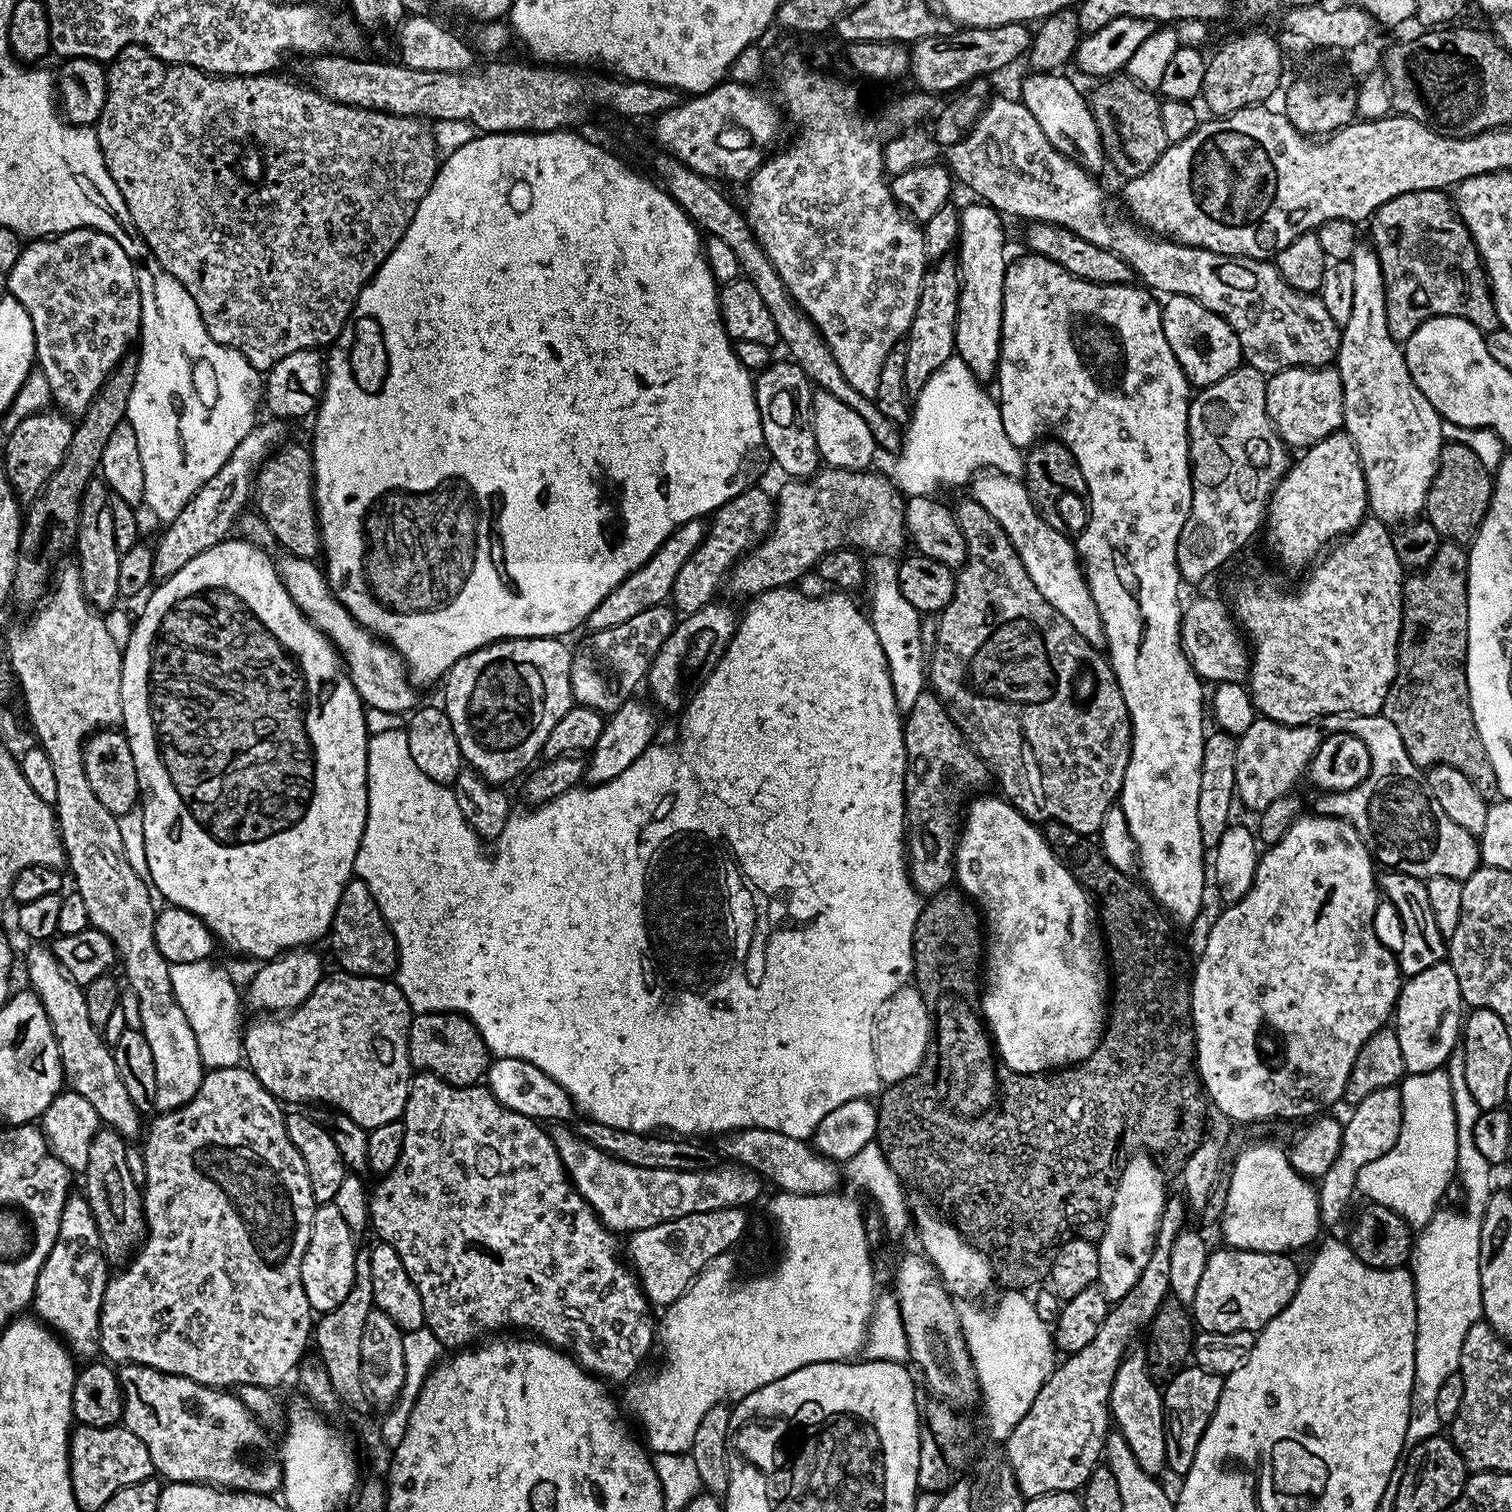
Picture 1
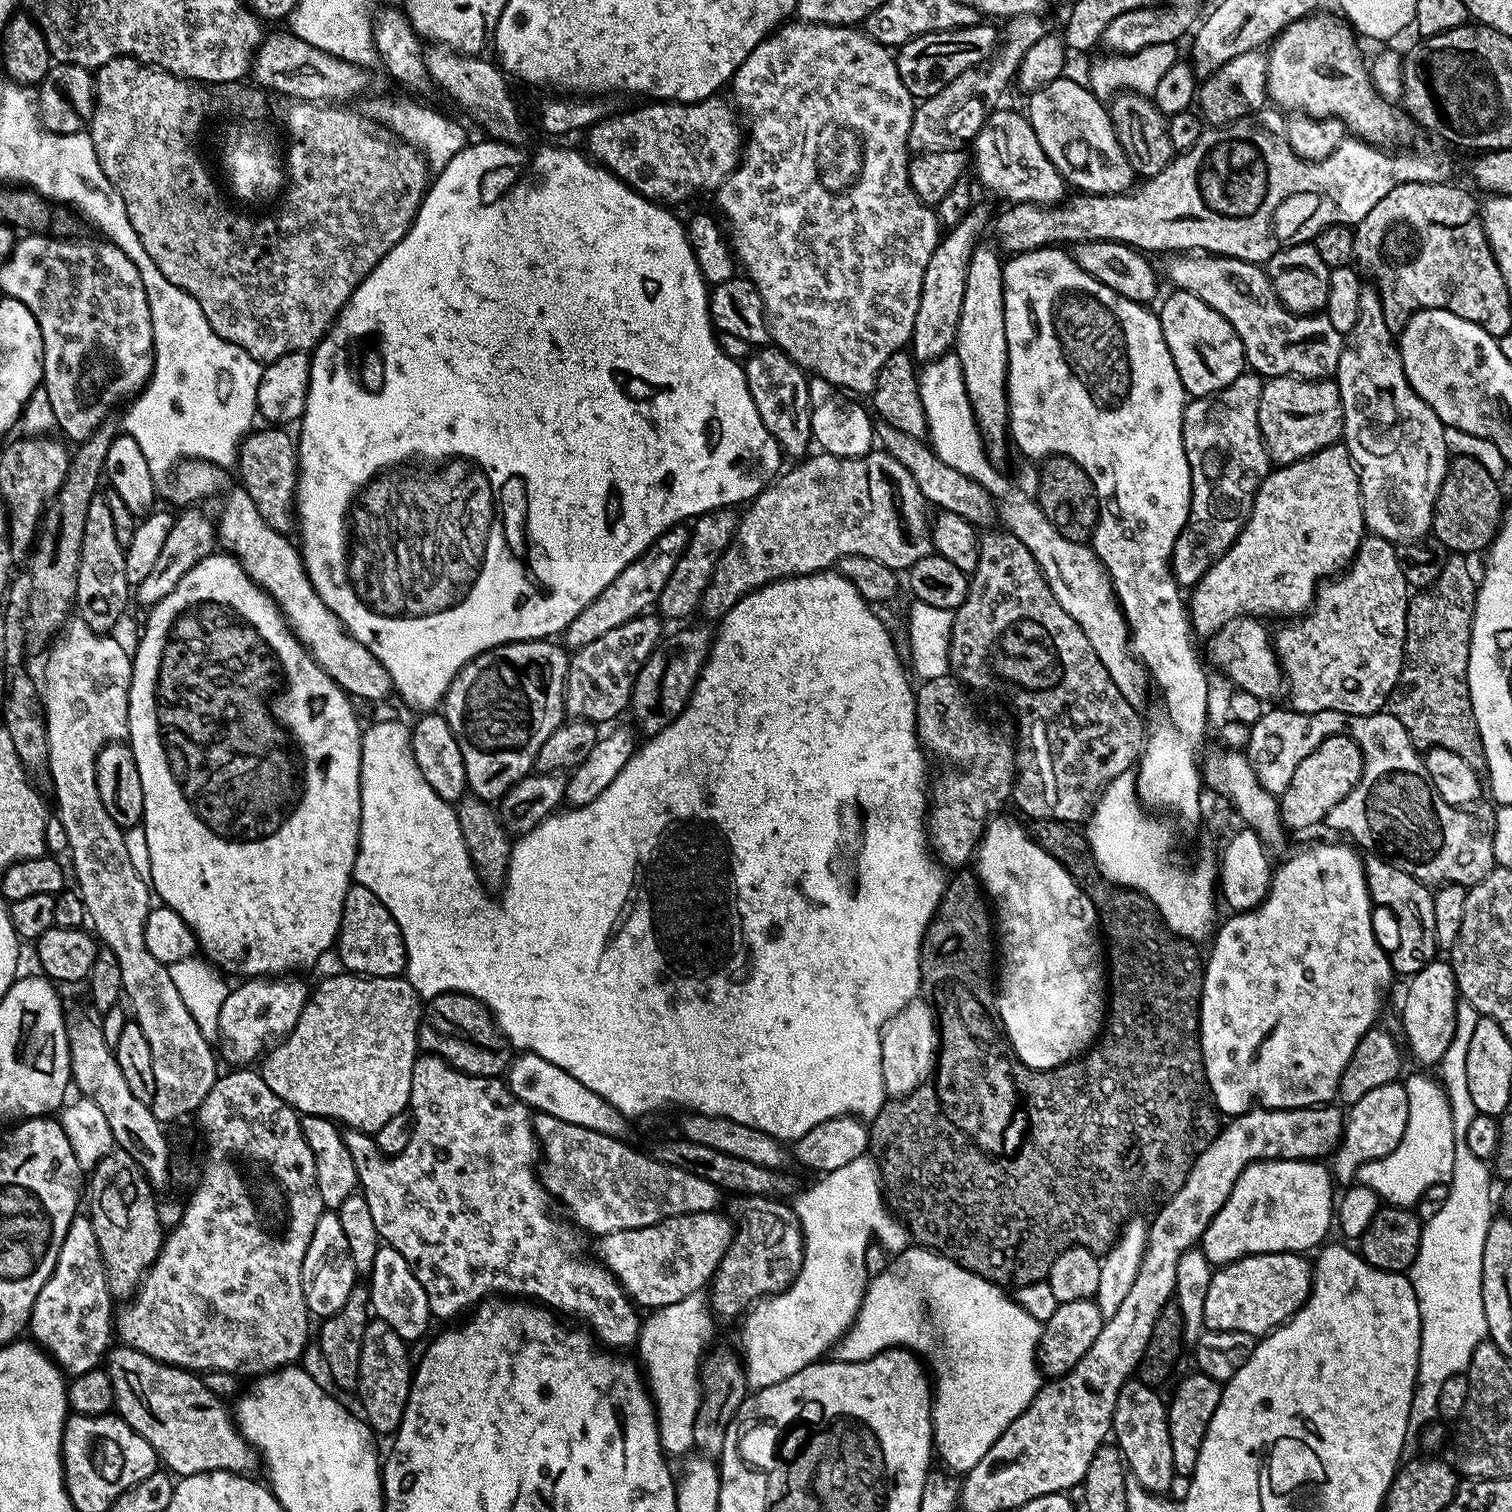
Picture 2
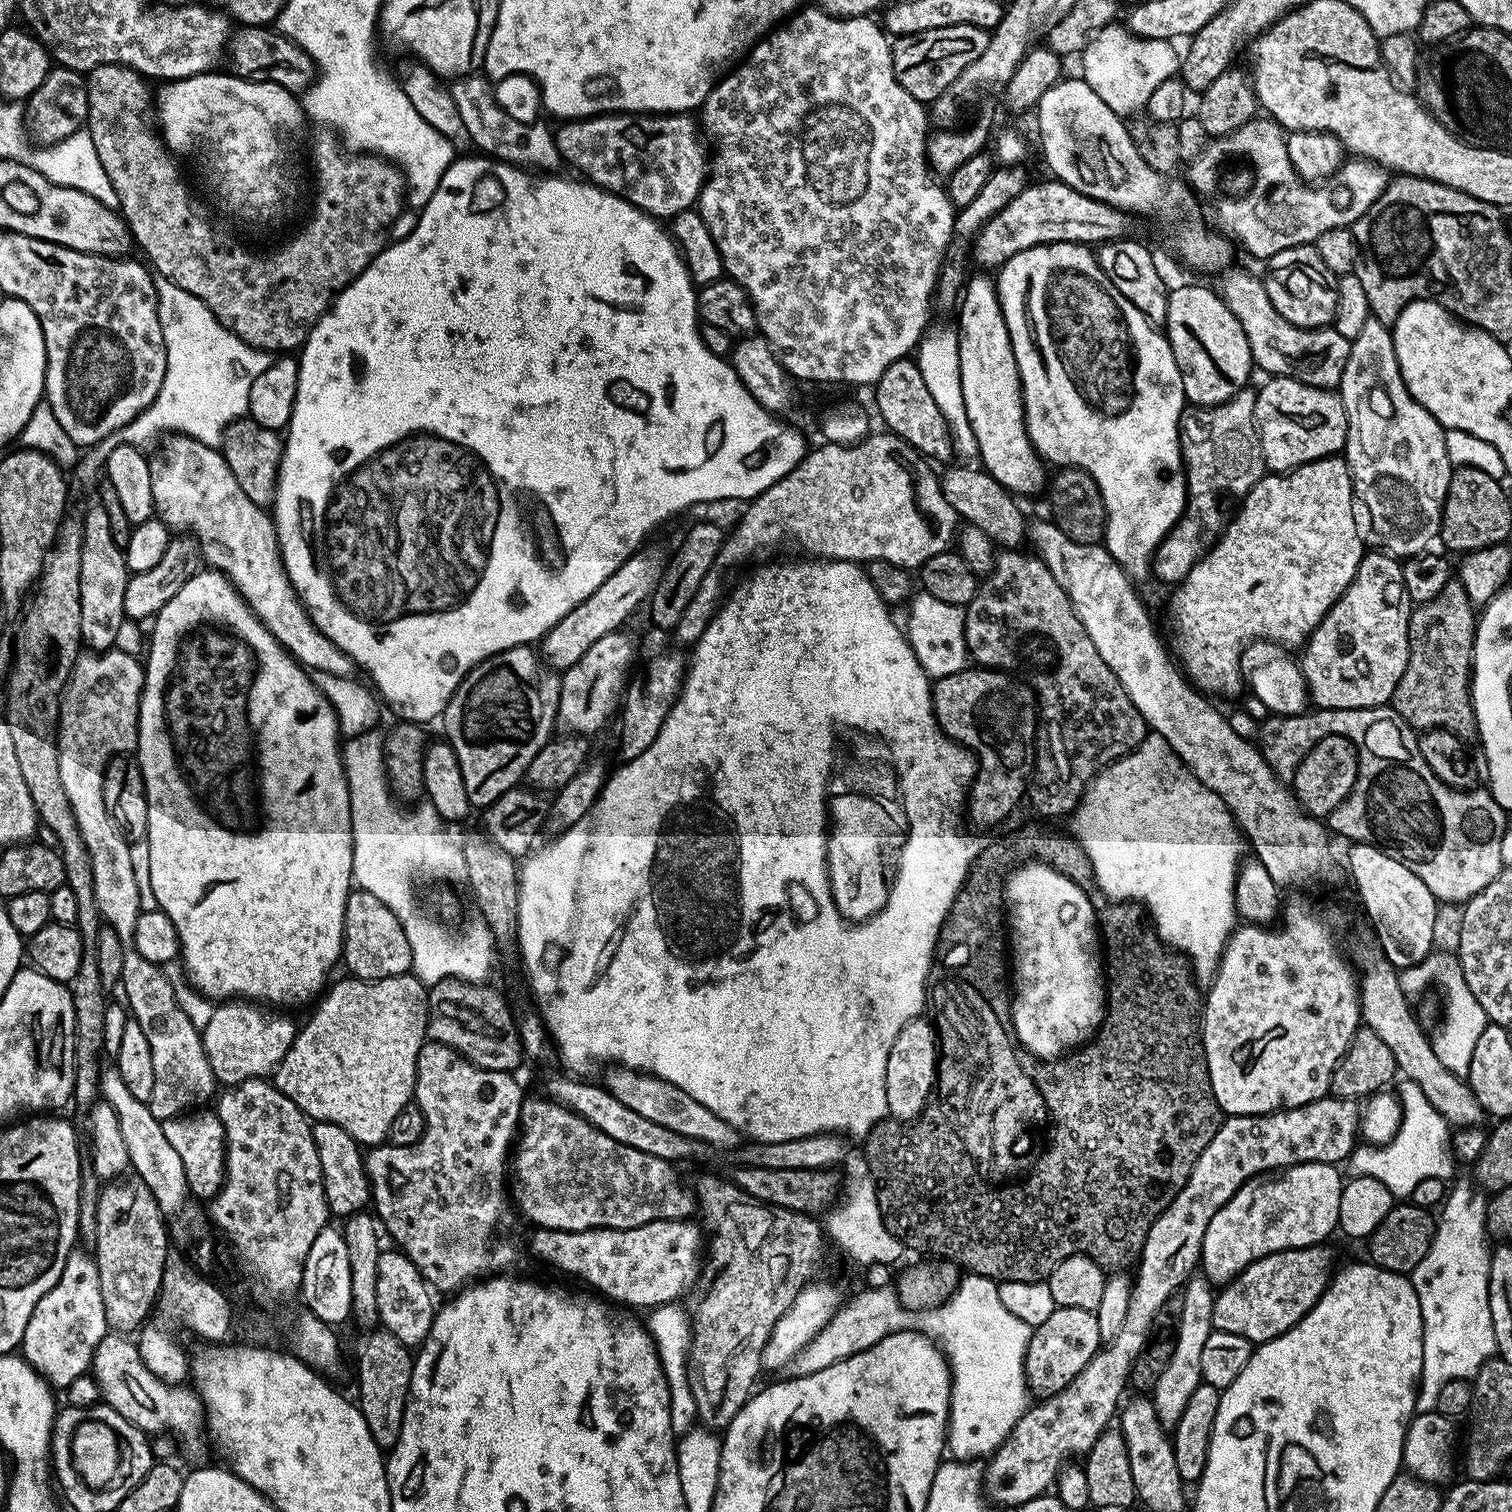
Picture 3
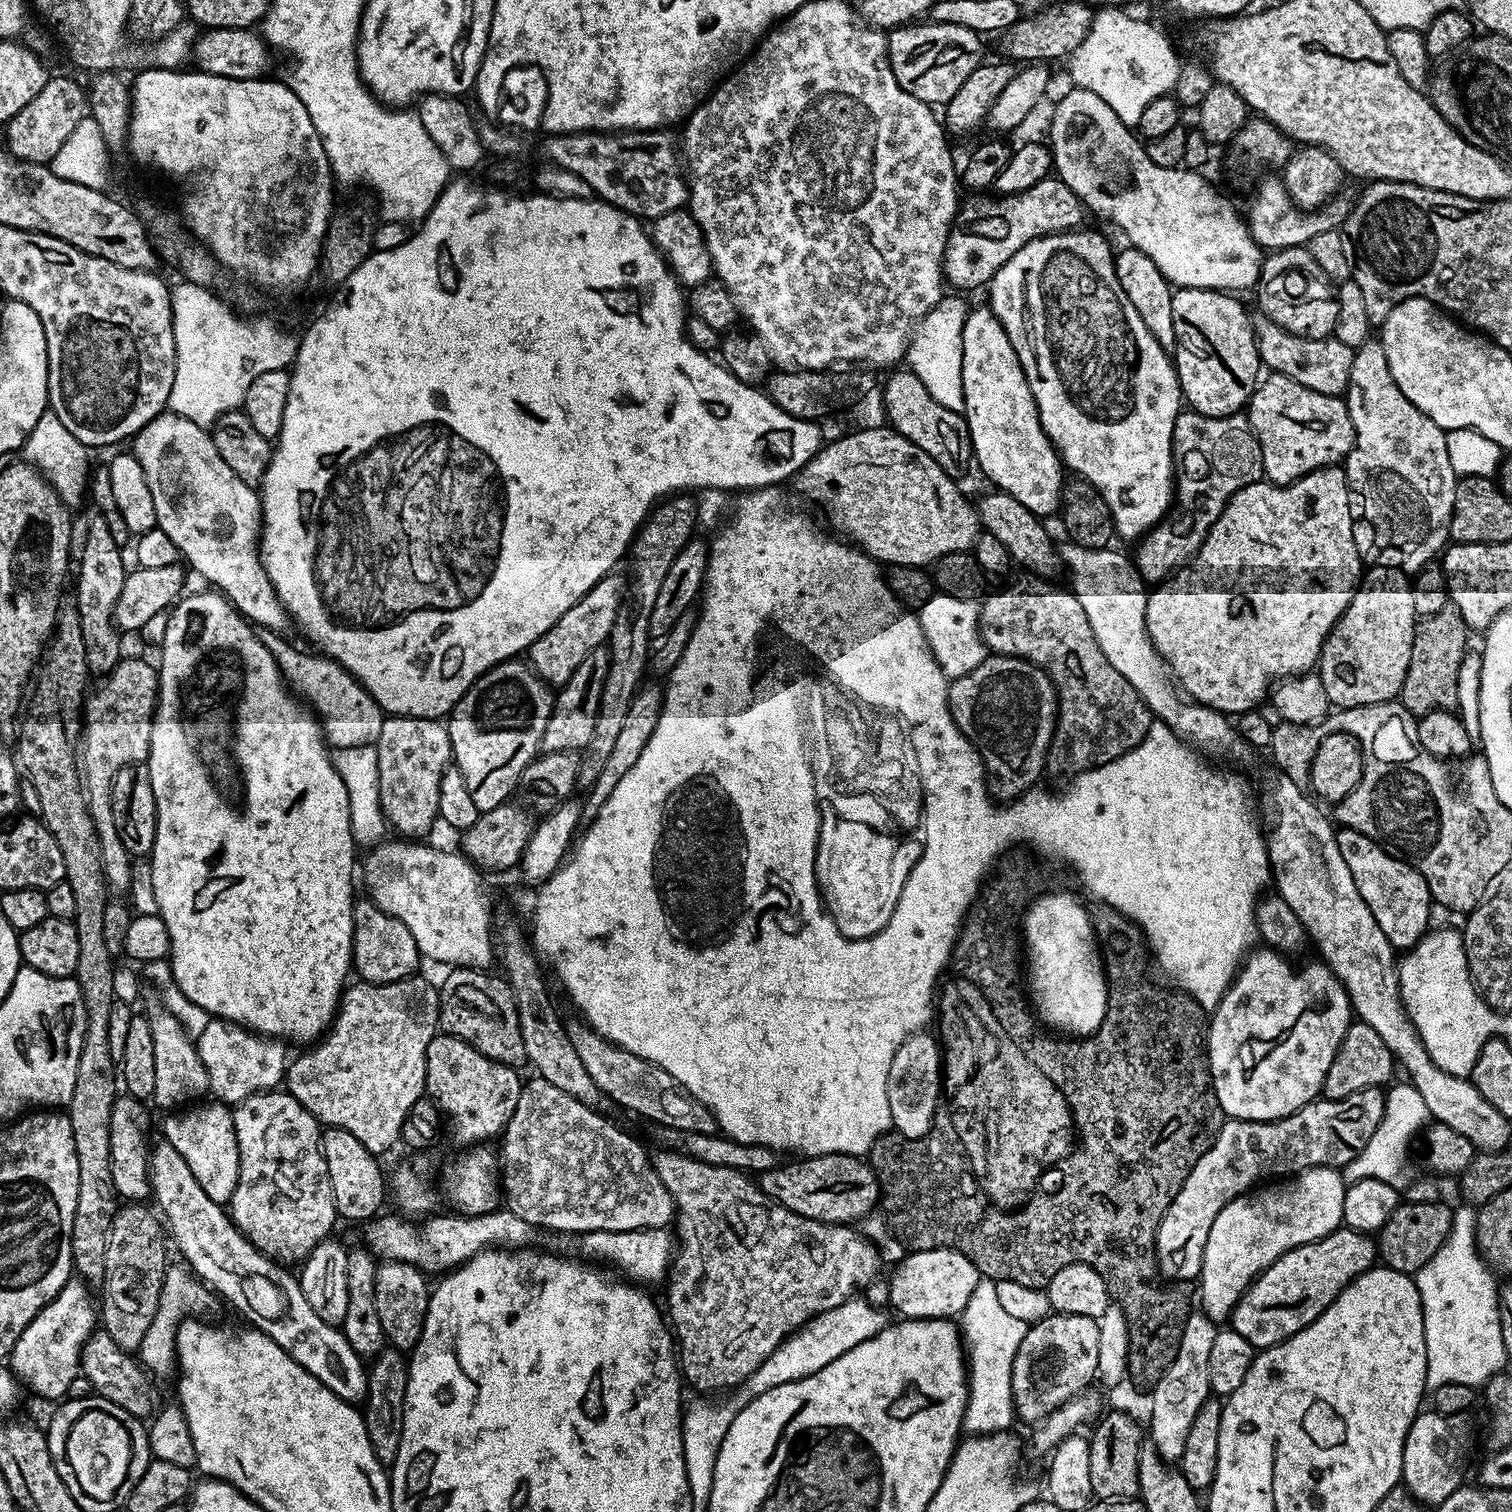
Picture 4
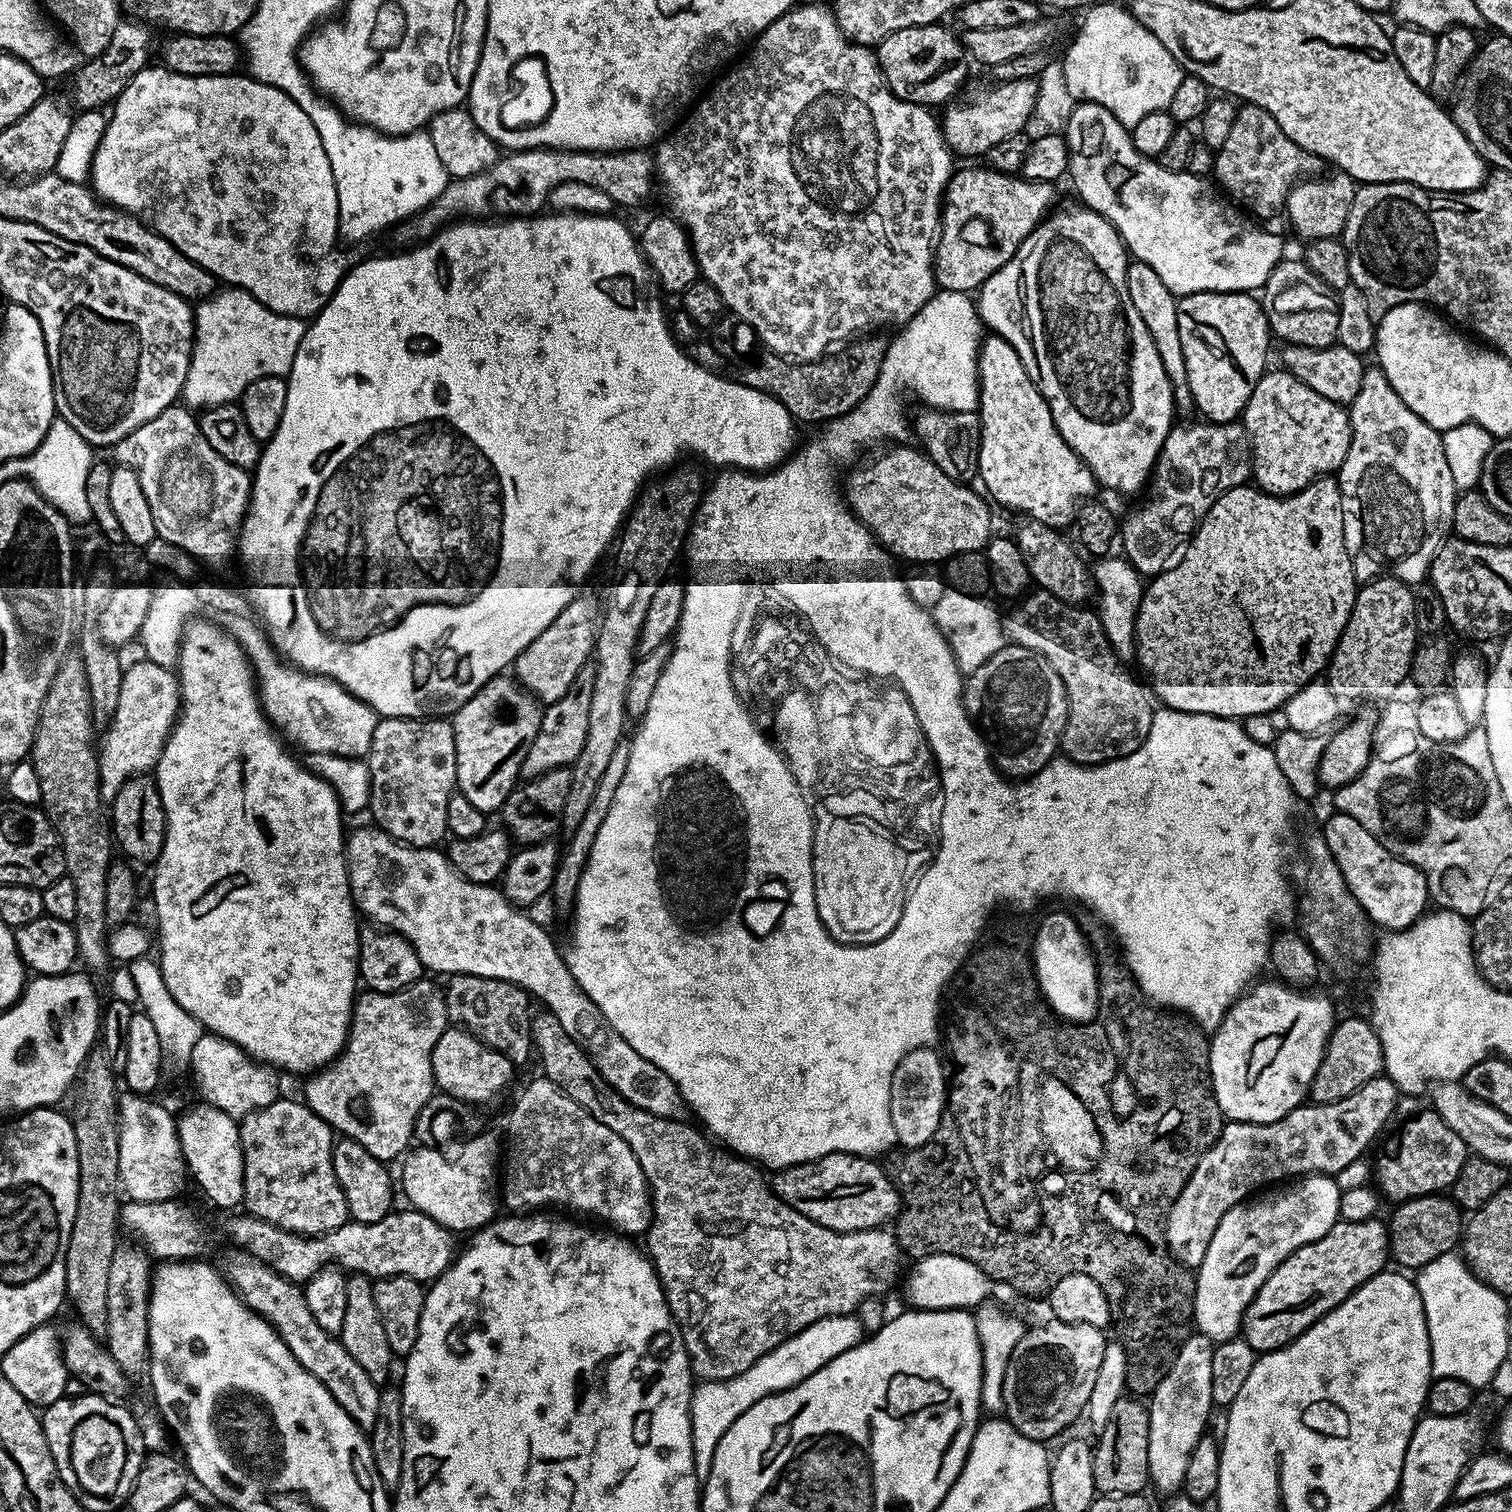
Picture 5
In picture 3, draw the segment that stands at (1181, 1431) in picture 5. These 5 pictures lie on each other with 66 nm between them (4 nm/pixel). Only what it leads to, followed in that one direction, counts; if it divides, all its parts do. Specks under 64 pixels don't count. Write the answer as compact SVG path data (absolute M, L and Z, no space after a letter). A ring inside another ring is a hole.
M1193 1274L1184 1283L1179 1300L1180 1325L1176 1328L1176 1336L1174 1335L1170 1362L1166 1362L1166 1370L1162 1370L1155 1388L1150 1393L1150 1399L1156 1407L1158 1418L1169 1430L1176 1427L1178 1418L1182 1418L1182 1410L1186 1410L1186 1402L1190 1402L1190 1394L1194 1394L1194 1390L1198 1390L1202 1382L1200 1379L1202 1350L1206 1347L1206 1338L1210 1338L1214 1330L1212 1327L1212 1307L1216 1301L1214 1285L1207 1276Z

